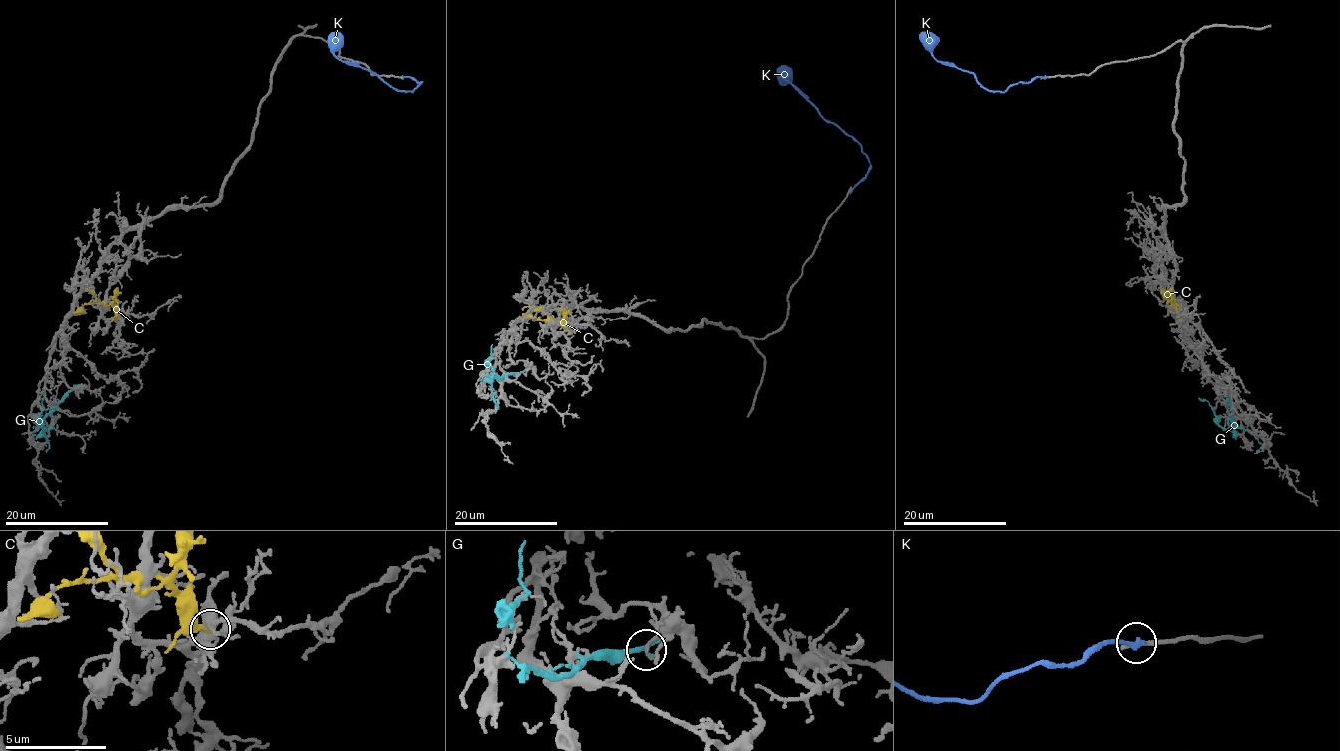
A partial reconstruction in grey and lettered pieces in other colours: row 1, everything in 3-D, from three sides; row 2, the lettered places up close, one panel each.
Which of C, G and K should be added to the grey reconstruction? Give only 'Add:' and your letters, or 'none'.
Add: none

